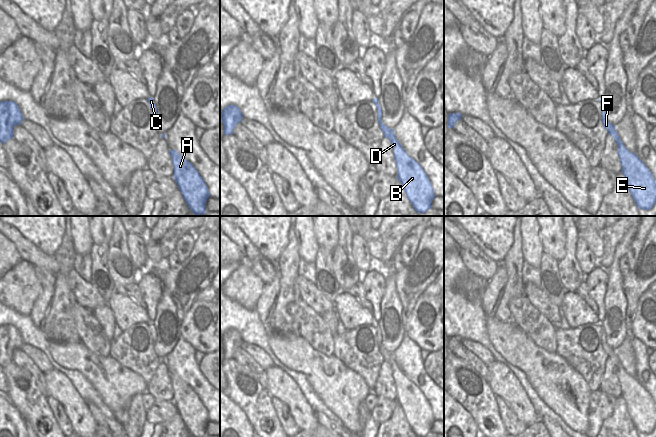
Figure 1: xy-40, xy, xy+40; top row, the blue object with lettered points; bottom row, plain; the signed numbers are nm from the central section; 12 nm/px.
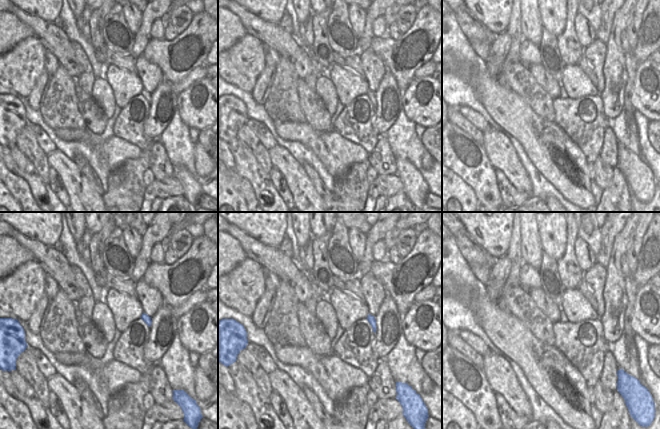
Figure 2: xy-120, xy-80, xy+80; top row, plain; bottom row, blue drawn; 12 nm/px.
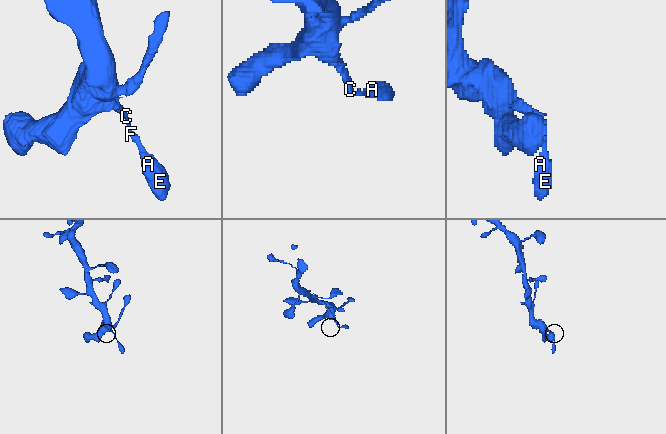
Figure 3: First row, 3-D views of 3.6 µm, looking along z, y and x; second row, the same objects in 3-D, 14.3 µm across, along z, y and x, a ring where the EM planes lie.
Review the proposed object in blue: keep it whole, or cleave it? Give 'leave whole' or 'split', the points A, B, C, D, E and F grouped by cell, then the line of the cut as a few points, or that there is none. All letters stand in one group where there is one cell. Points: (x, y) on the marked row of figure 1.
leave whole | A B C D E F | no cut

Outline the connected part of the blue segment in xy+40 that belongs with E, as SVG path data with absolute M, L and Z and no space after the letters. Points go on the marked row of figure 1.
M604 106L601 116L604 128L617 144L621 173L626 180L631 197L638 209L650 210L656 203L656 185L651 171L637 157L636 153L631 153L626 149L615 130L615 126L607 121Z

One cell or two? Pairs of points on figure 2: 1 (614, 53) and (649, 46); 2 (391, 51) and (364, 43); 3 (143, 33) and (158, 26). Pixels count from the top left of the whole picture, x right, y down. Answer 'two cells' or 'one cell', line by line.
1: two cells
2: two cells
3: two cells

